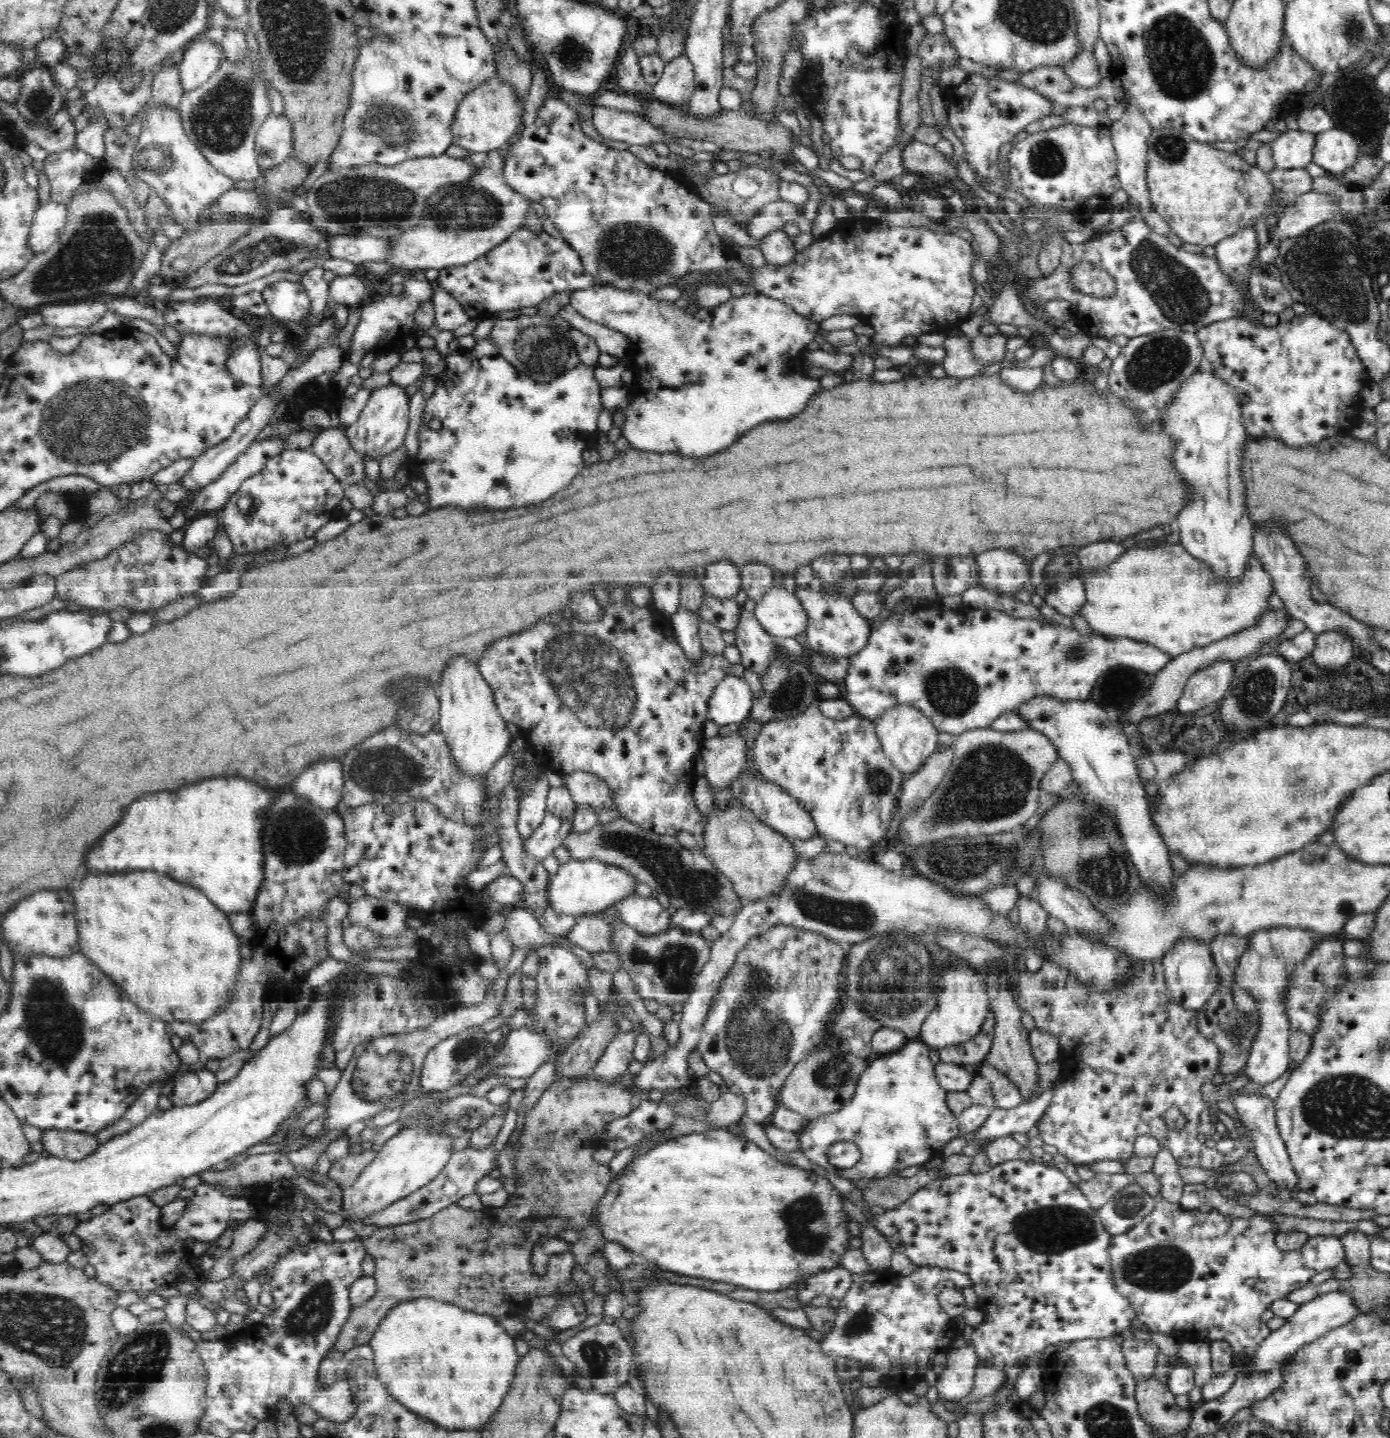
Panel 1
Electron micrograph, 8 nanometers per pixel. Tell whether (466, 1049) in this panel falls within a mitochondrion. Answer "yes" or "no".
yes

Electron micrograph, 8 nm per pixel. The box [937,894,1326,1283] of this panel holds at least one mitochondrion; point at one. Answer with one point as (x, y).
(1060, 1228)

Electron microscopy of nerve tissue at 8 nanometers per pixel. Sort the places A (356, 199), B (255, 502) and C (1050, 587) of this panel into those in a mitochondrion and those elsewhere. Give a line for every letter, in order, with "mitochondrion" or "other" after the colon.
A: mitochondrion
B: mitochondrion
C: other

